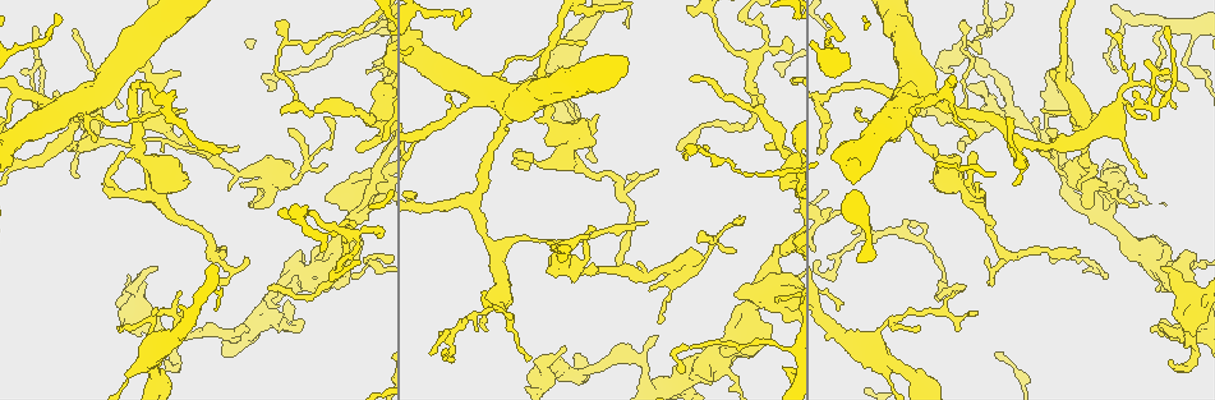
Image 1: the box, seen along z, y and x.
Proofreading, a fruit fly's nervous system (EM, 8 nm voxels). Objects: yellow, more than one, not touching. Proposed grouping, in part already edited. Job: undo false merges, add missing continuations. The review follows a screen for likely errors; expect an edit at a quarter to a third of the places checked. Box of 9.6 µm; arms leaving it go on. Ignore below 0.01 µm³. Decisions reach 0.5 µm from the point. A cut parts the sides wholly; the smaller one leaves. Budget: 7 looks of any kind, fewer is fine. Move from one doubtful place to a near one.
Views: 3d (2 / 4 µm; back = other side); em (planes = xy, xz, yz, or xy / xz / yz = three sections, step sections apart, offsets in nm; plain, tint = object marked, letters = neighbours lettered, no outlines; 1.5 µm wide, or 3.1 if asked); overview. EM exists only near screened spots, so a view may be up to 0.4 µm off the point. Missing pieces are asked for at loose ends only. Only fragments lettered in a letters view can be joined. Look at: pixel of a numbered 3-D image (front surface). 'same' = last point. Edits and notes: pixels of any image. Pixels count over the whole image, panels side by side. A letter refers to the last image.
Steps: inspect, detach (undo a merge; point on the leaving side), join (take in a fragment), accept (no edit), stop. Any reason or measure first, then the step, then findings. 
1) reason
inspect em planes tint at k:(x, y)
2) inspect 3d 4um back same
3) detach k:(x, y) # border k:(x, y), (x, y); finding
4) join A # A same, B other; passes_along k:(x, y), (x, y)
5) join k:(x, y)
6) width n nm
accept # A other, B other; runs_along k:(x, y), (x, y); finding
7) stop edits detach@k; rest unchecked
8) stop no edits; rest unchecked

inspect 3d 2um at 1:(715, 239)

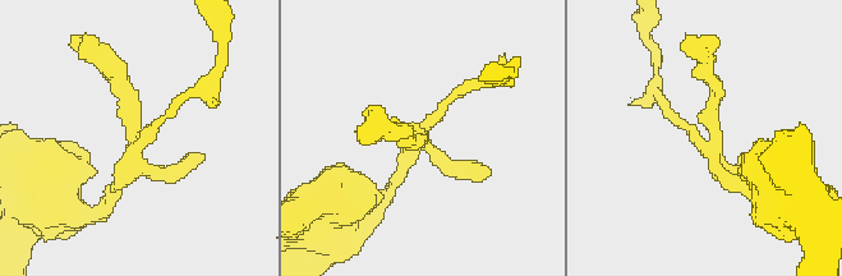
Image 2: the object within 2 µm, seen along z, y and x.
need the tissue
inspect em xy step 4 letters at 2:(416, 139)

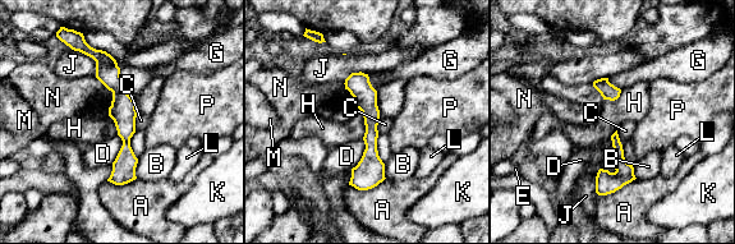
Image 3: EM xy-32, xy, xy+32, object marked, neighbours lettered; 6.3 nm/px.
longest_contact A 260 nm
accept # A other, B other, C other, D other, E other, G other, H other, J other, K other, L other, M other, N other, P other; runs_along 3:(92, 51), (123, 106), (120, 182); all the same neuron

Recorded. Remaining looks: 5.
thin end
inspect em xy step 8 tint at 1:(986, 259)

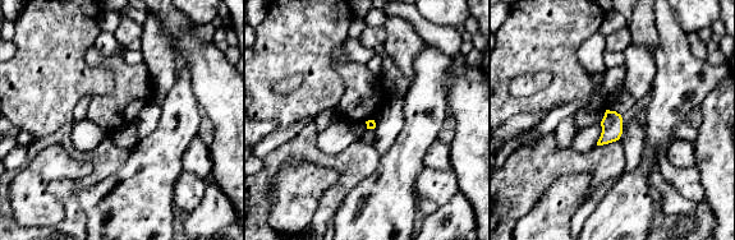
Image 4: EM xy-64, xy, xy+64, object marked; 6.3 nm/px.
cut it another way
inspect em planes letters same

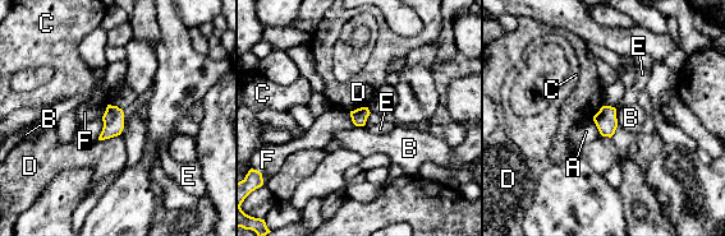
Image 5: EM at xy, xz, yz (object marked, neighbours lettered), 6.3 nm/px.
accept # A other, B other, C other, D other, E other, F other; border 5:(119, 134), (99, 140); no lettered fragment goes on from it

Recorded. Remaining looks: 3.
thin arm on a thick one
inspect 3d 4um at 1:(300, 270)

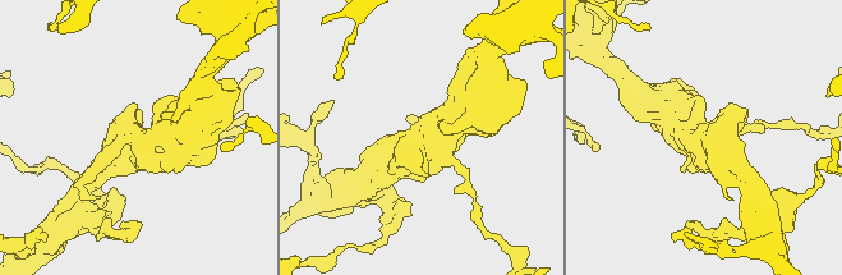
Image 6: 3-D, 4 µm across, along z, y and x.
inspect em planes letters at 6:(132, 137)

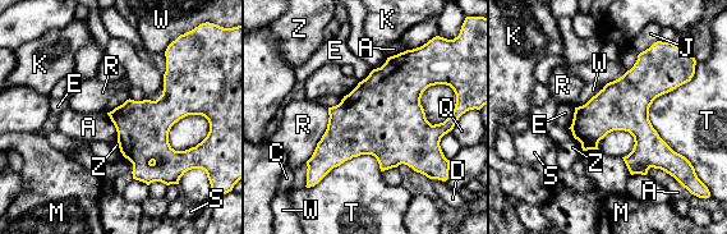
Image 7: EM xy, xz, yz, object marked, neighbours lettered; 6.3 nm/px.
accept # A other, C other, D other, E other, J other, K other, M other, Q other, R other, S other, T other, W other, Z other; border 7:(635, 142), (611, 131), (597, 147); continuous, no second neuron

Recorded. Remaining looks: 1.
stop no edits; rest unchecked

